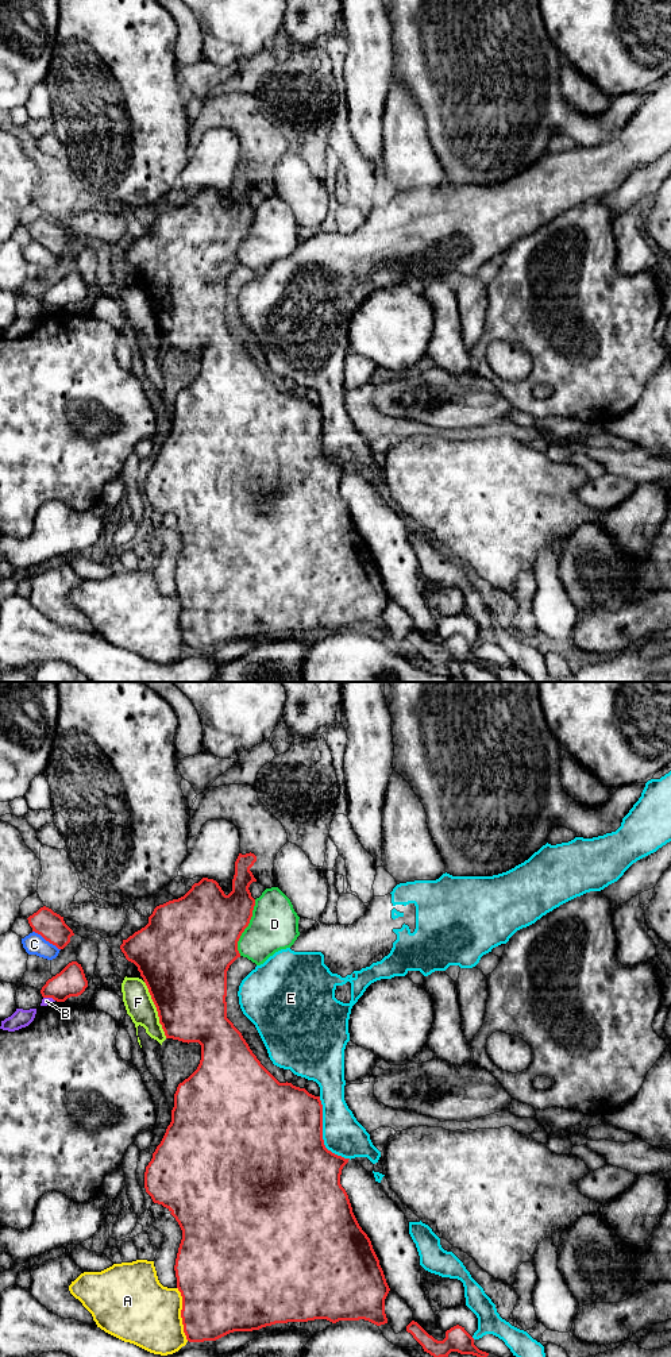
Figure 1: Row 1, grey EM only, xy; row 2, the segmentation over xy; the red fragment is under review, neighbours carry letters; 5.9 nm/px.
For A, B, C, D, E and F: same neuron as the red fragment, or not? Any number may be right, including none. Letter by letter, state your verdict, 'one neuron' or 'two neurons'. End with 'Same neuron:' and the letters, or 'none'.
A: two neurons
B: two neurons
C: two neurons
D: two neurons
E: two neurons
F: two neurons
Same neuron: none

